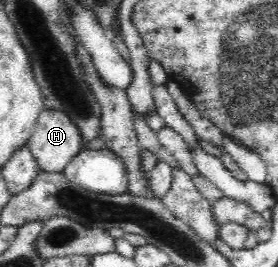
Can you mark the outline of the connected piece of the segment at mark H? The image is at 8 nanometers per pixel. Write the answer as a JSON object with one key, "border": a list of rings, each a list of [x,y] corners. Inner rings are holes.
{"border":[[[44,109],[36,121],[28,148],[40,171],[63,173],[82,148],[82,134],[70,114]]]}

